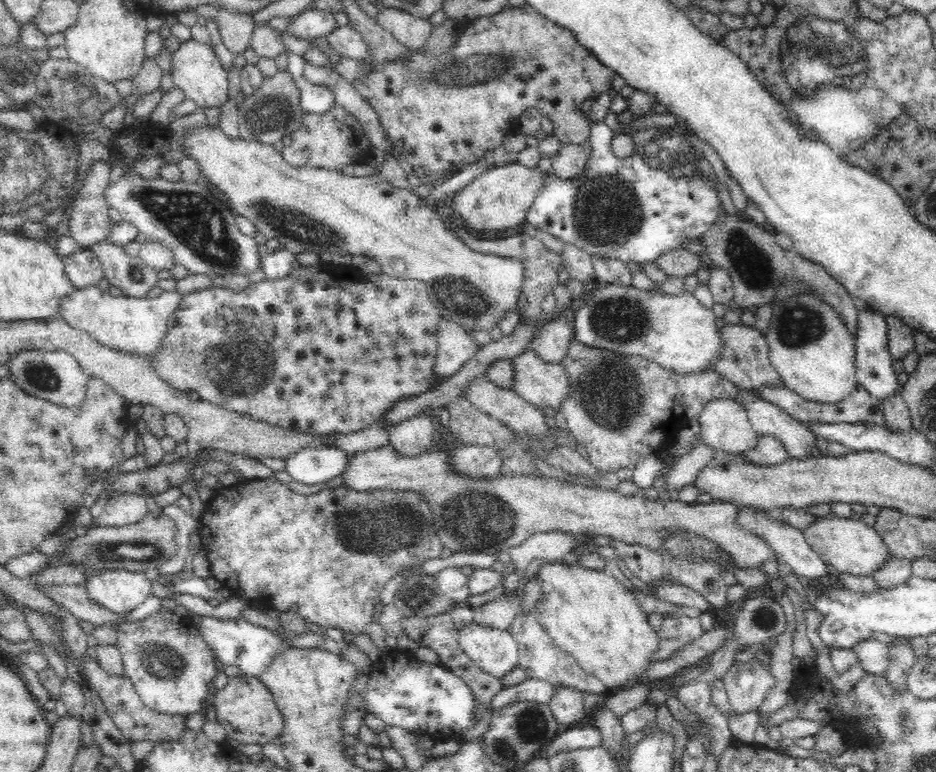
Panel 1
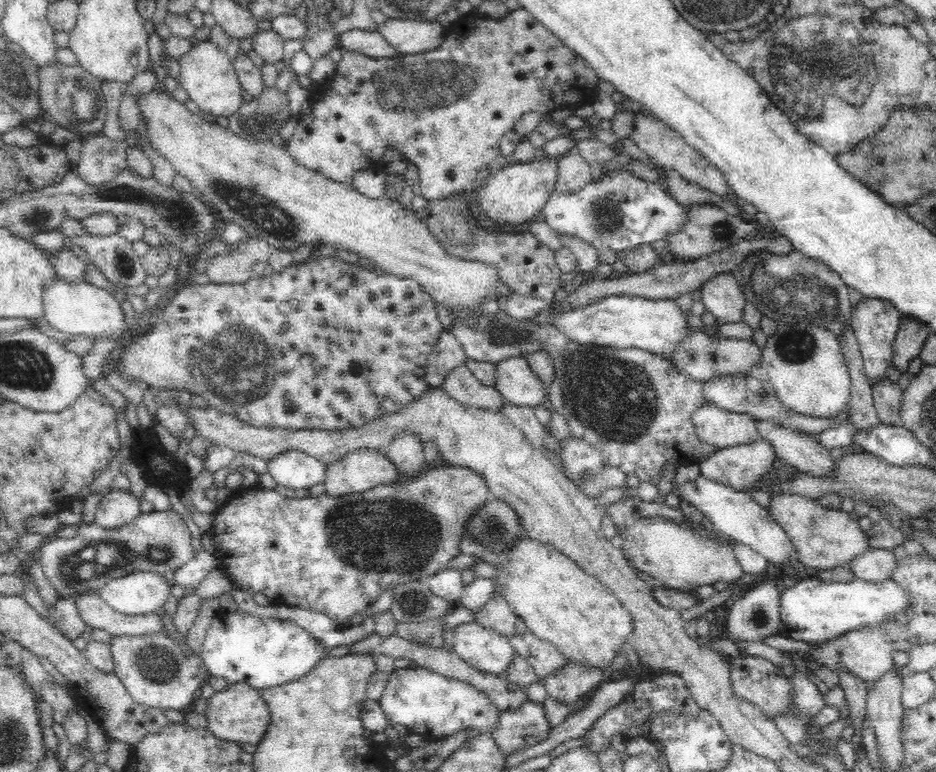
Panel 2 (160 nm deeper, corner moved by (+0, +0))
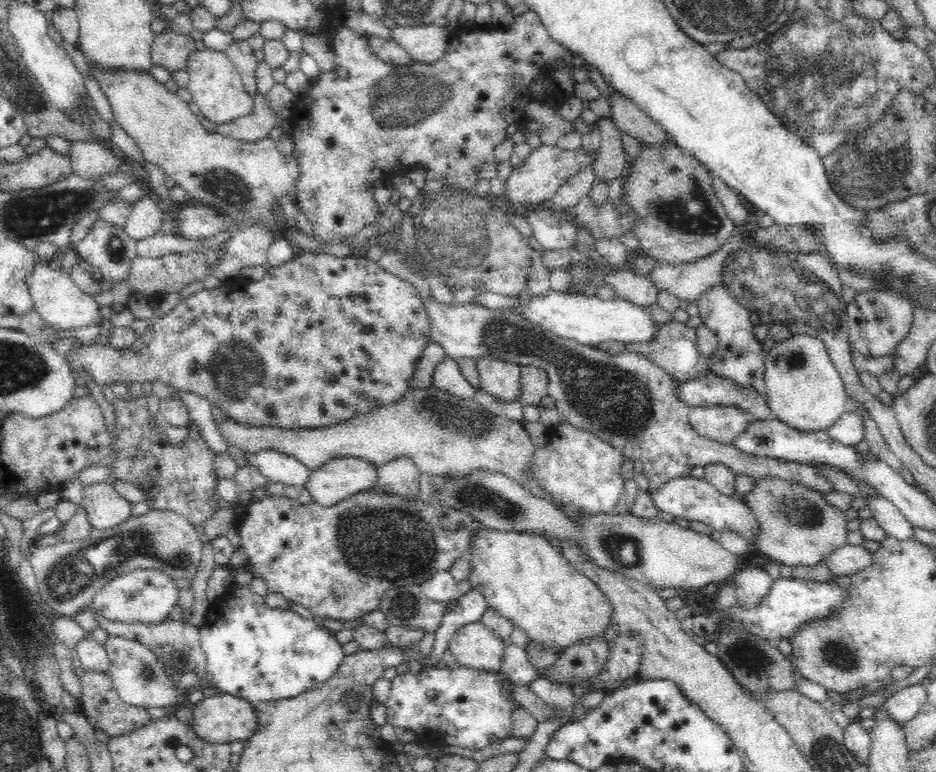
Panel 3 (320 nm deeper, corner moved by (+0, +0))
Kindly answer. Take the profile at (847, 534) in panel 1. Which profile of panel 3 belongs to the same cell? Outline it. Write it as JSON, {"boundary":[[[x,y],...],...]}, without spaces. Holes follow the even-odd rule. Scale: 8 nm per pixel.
{"boundary":[[[758,480],[752,491],[743,496],[743,501],[751,508],[752,514],[759,521],[759,543],[756,549],[768,555],[773,562],[791,567],[814,567],[824,556],[832,554],[836,548],[846,546],[848,529],[845,512],[832,506],[821,492],[801,487],[800,484],[789,483],[786,480]]]}

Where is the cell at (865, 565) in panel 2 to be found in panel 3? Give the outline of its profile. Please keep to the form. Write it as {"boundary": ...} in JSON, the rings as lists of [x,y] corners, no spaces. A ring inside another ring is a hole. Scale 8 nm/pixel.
{"boundary":[[[848,544],[824,556],[821,563],[826,565],[830,572],[834,572],[835,576],[848,576],[868,566],[872,562],[872,554],[872,551],[866,551],[863,546]]]}

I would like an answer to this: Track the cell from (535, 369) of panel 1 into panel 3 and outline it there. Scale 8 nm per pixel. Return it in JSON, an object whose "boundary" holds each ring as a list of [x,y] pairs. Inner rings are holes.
{"boundary":[[[482,357],[475,359],[480,388],[506,402],[519,401],[521,393],[521,365],[513,362]]]}

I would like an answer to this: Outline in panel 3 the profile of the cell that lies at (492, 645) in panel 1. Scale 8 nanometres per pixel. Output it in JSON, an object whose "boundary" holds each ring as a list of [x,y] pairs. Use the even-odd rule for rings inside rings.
{"boundary":[[[480,621],[464,625],[450,639],[448,650],[459,666],[498,672],[506,642]]]}

